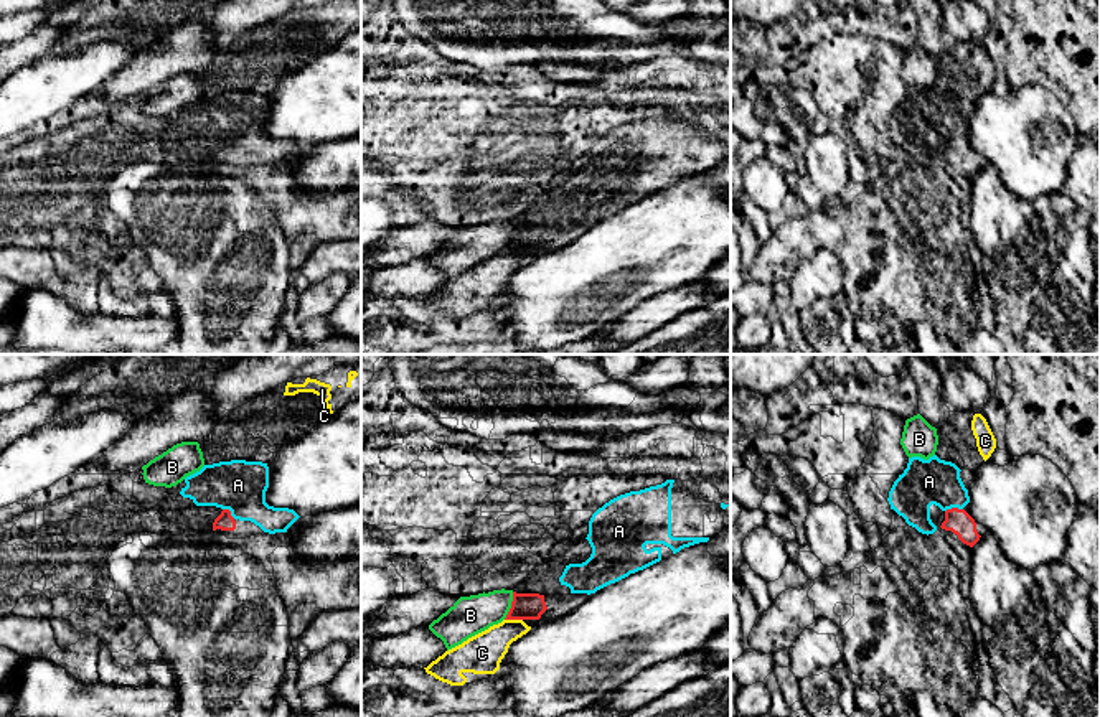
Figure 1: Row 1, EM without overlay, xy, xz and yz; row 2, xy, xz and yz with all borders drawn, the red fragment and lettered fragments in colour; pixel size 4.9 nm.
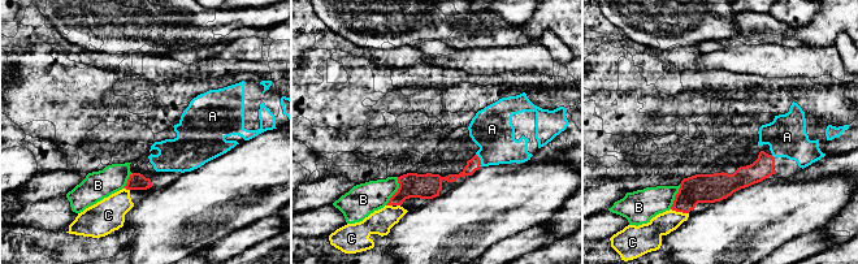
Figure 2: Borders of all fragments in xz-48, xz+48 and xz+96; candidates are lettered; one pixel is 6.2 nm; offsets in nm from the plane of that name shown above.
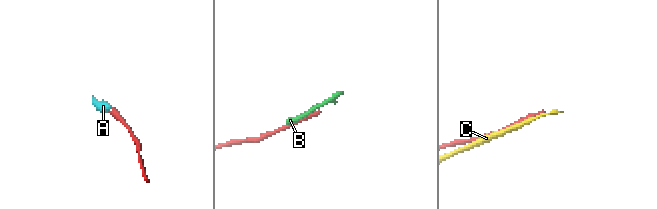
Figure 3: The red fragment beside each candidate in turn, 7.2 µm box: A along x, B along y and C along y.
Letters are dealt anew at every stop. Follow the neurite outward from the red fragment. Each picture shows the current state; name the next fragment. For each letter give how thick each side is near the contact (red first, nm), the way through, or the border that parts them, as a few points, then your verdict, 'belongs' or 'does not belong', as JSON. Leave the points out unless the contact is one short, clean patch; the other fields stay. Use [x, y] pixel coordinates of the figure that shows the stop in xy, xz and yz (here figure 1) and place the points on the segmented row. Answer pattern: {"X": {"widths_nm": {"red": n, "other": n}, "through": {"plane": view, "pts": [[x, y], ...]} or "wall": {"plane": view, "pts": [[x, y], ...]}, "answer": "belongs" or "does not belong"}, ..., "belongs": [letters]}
{"A": {"widths_nm": {"red": 120, "other": 220}, "through": {"plane": "yz", "pts": [[958, 521], [954, 508], [929, 482]]}, "answer": "belongs"}, "B": {"widths_nm": {"red": 130, "other": 190}, "answer": "does not belong"}, "C": {"widths_nm": {"red": 130, "other": 190}, "answer": "does not belong"}, "belongs": ["A"]}

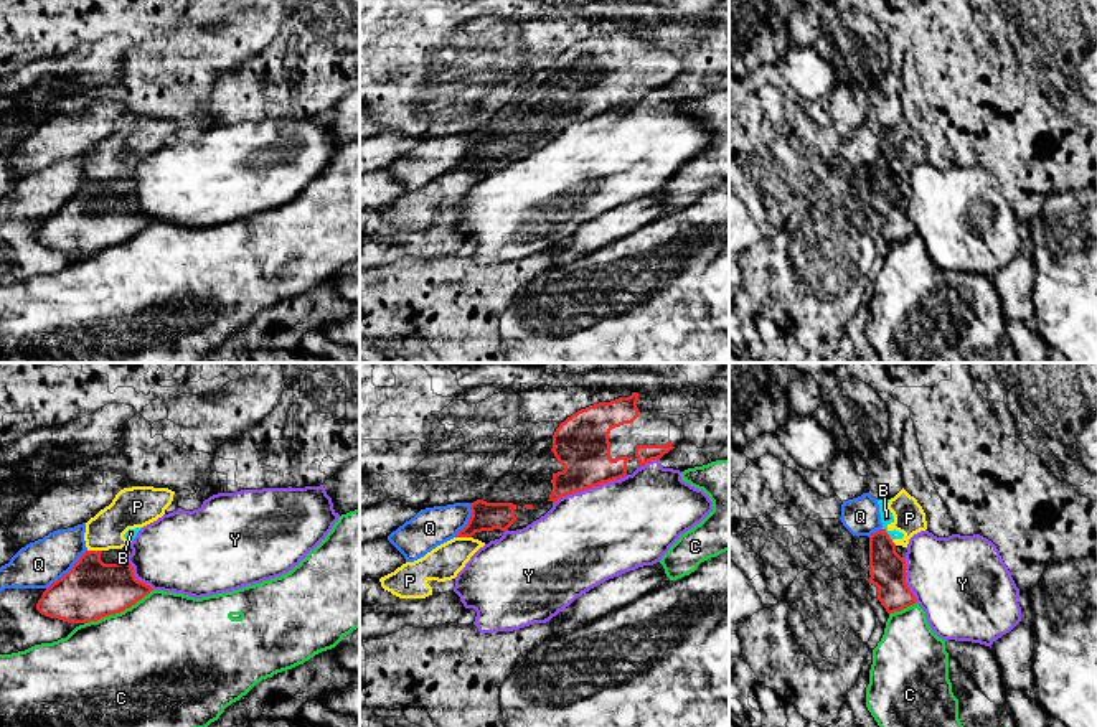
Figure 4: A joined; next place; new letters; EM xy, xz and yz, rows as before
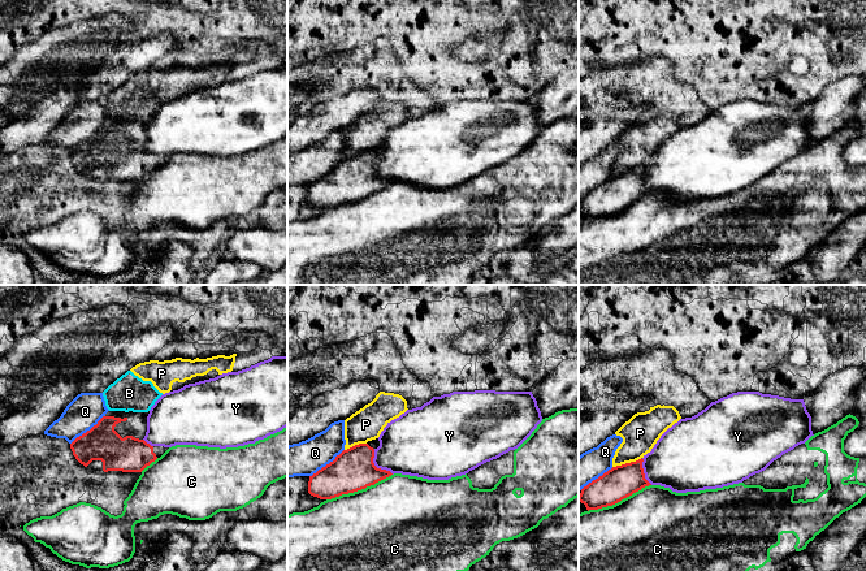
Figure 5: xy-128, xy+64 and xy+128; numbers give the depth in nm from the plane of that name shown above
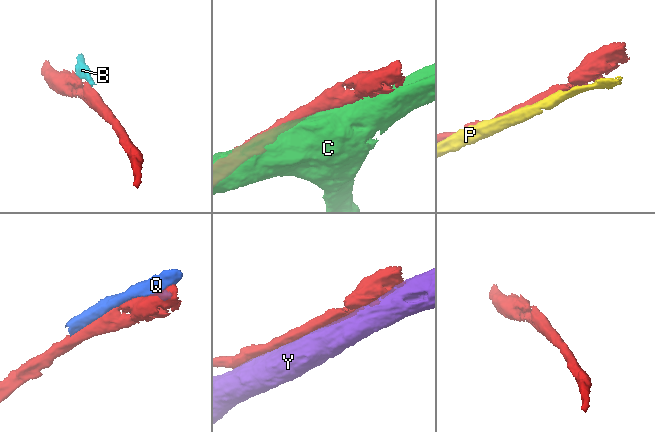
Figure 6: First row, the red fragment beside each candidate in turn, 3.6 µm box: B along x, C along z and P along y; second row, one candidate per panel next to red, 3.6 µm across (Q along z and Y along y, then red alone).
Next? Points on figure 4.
{"B": {"widths_nm": {"red": 180, "other": 60}, "wall": {"plane": "yz", "pts": [[883, 528], [891, 539]]}, "answer": "does not belong"}, "C": {"widths_nm": {"red": 280, "other": 500}, "answer": "does not belong"}, "P": {"widths_nm": {"red": 140, "other": 170}, "answer": "does not belong"}, "Q": {"widths_nm": {"red": 280, "other": 220}, "answer": "does not belong"}, "Y": {"widths_nm": {"red": 280, "other": 460}, "answer": "does not belong"}, "belongs": []}

